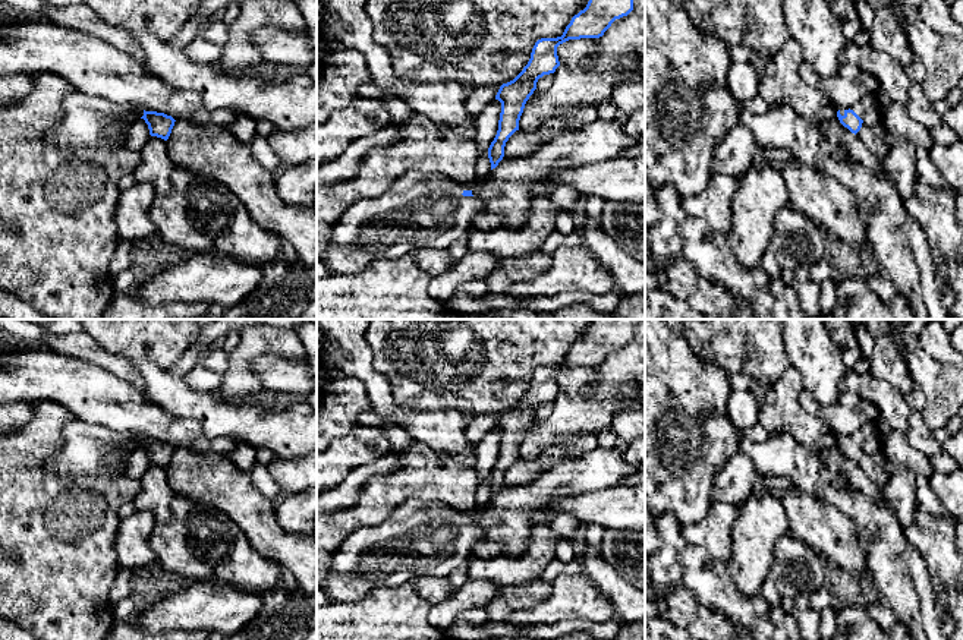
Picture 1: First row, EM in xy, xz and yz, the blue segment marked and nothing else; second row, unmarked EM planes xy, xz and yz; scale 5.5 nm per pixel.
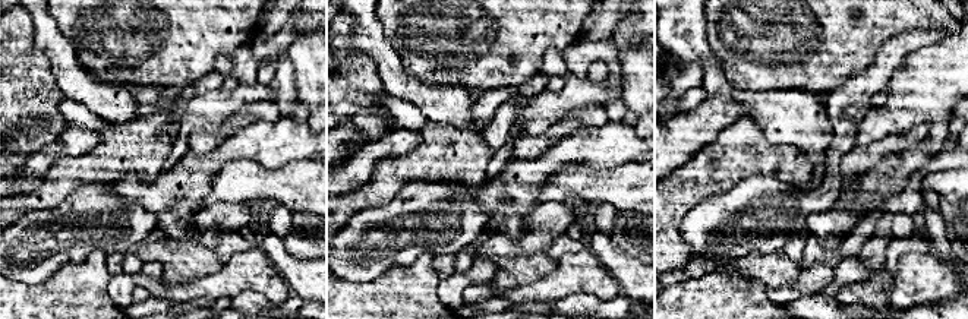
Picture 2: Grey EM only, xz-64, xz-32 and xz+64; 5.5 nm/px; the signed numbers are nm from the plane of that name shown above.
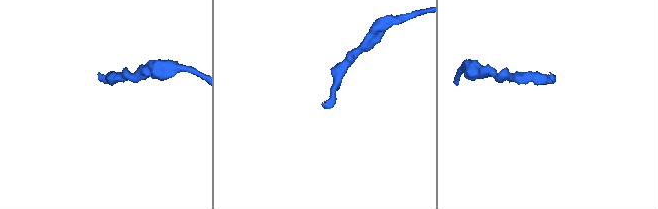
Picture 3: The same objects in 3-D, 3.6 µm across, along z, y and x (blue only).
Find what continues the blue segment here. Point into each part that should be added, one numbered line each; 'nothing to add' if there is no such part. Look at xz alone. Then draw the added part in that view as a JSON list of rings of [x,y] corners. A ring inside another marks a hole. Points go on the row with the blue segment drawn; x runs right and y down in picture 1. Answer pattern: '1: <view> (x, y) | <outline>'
1: xz (422, 208) | [[[409,170],[380,196],[355,202],[342,214],[321,261],[334,274],[356,274],[372,262],[397,259],[413,249],[447,249],[462,234],[473,230],[473,217],[484,211],[481,201],[462,195],[465,190],[472,190],[472,186],[437,171]]]

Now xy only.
1: xy (88, 120) | [[[72,91],[63,98],[62,122],[44,133],[48,145],[116,148],[126,145],[129,127],[144,116],[132,104]]]

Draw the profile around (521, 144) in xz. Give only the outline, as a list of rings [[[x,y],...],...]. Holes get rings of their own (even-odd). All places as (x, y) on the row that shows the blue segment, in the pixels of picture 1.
[[[566,114],[548,119],[541,127],[532,132],[516,130],[504,146],[504,157],[522,158],[535,152],[541,145],[554,139],[560,133],[576,127],[576,114]]]

